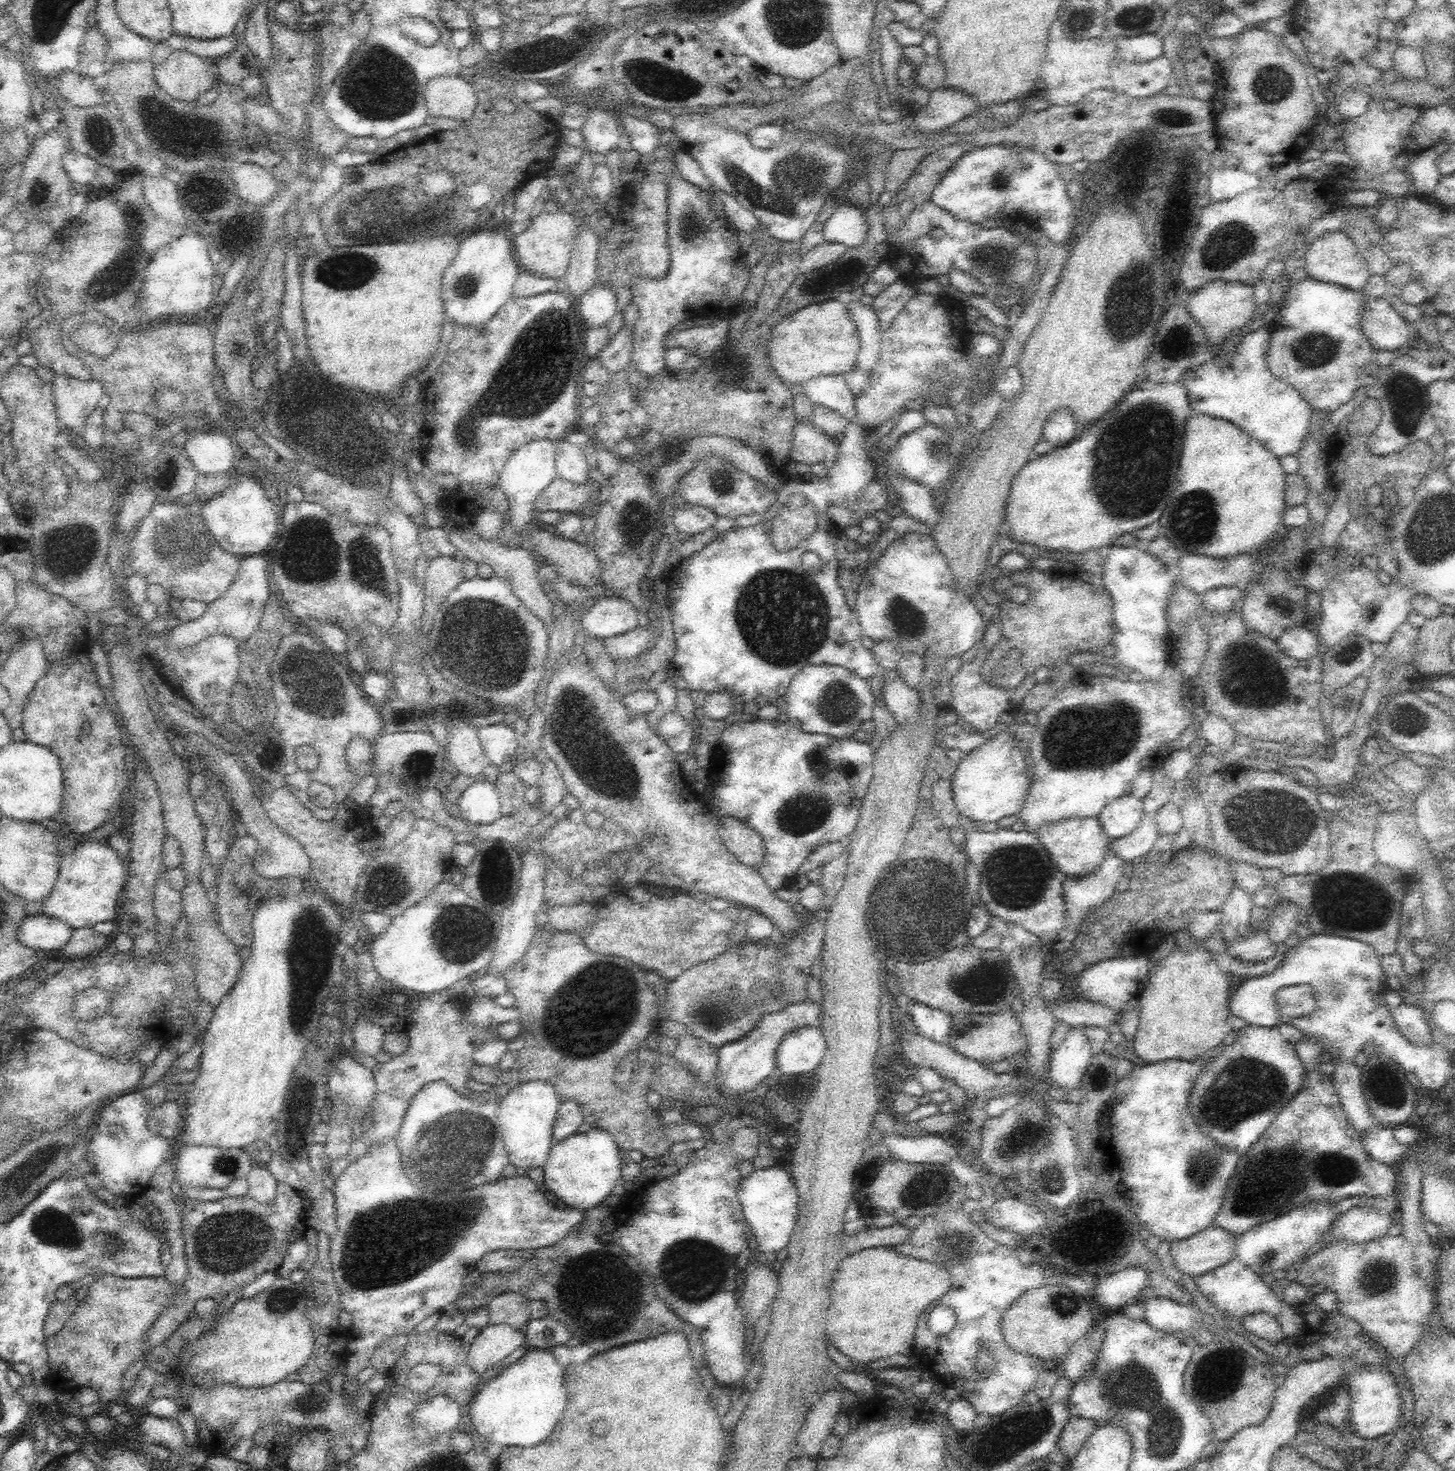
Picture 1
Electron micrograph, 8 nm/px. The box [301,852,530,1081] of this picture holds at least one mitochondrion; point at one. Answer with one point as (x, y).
(462, 932)

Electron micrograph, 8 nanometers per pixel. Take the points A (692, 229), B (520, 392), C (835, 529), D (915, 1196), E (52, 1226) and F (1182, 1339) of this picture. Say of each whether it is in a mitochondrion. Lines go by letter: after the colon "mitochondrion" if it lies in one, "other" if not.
A: mitochondrion
B: mitochondrion
C: other
D: mitochondrion
E: mitochondrion
F: other

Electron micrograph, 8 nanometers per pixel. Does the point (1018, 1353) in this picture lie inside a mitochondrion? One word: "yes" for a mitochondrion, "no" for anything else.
no

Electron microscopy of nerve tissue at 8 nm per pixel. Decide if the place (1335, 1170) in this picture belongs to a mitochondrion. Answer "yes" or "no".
yes

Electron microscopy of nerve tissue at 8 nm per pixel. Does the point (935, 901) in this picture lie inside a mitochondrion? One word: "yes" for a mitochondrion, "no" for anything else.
yes

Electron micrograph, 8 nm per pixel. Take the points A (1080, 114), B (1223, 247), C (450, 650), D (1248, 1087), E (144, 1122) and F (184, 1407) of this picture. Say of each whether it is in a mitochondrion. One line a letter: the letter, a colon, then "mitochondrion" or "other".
A: other
B: mitochondrion
C: mitochondrion
D: mitochondrion
E: other
F: other

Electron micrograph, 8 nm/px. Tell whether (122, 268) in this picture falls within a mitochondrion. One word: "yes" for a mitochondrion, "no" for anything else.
no

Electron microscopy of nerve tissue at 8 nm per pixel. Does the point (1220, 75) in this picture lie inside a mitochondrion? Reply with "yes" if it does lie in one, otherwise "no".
no

